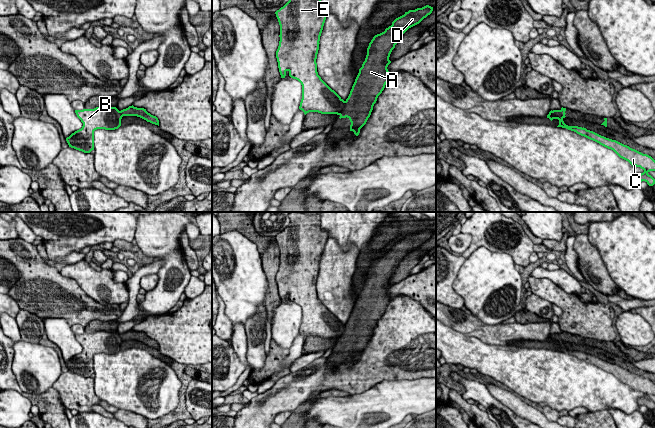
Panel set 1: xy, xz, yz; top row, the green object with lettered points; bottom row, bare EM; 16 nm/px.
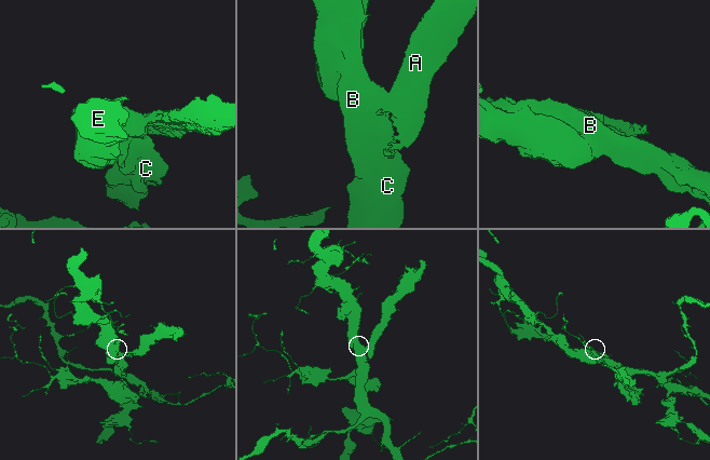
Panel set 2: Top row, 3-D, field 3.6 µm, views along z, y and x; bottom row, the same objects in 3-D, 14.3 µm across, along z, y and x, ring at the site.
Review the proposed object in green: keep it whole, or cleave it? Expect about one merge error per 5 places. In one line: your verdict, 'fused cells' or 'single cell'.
fused cells

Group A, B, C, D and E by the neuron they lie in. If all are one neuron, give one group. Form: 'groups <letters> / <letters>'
groups A D / B C E

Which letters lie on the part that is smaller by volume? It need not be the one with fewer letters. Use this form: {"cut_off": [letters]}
{"cut_off": ["A", "D"]}

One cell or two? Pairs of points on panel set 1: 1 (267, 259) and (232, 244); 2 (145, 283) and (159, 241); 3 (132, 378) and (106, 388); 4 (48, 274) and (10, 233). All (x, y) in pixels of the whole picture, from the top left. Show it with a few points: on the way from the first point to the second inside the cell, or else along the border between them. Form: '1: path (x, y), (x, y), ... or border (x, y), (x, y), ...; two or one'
1: border (260, 254), (262, 269), (266, 279); two
2: border (157, 274), (157, 284), (147, 292); two
3: path (126, 380), (118, 380), (112, 384); one
4: border (17, 237), (10, 239); two

